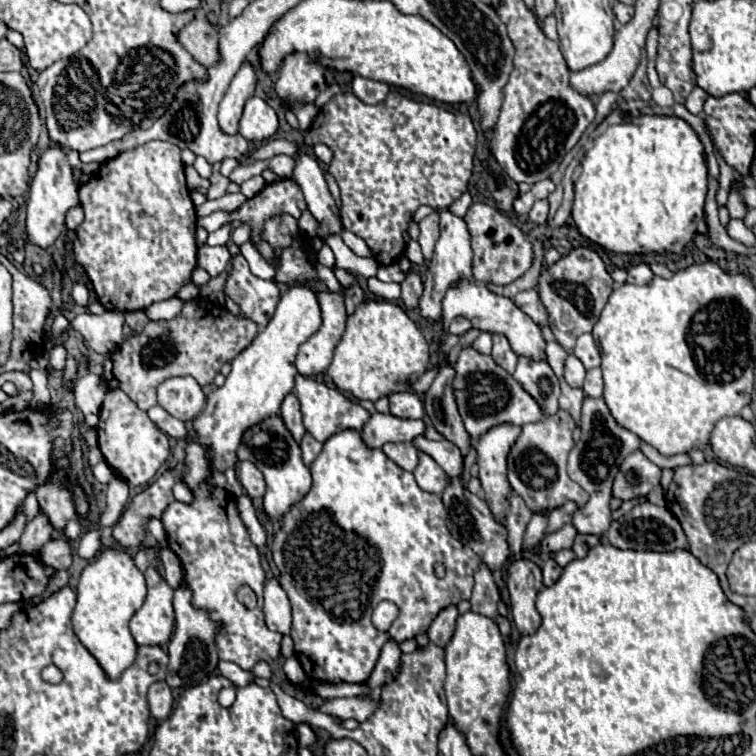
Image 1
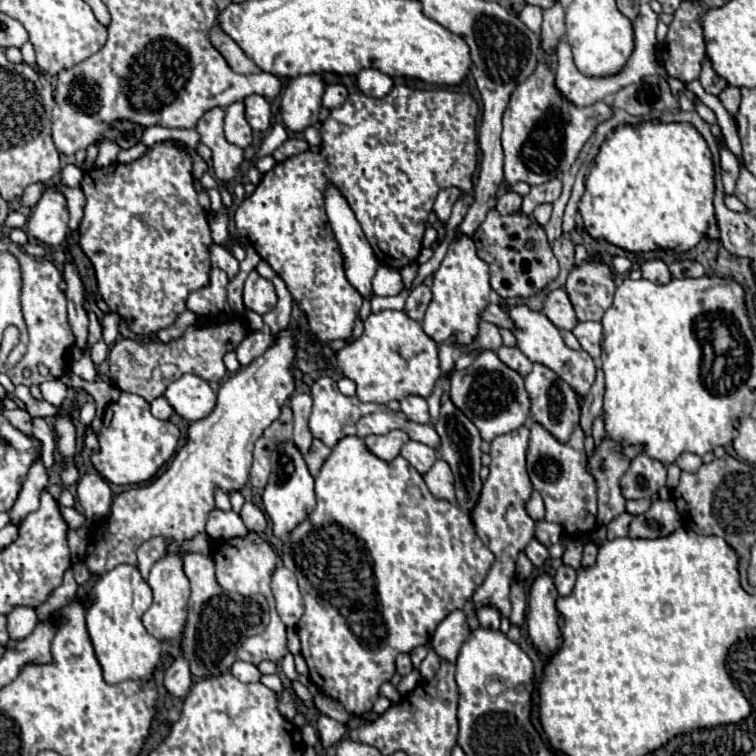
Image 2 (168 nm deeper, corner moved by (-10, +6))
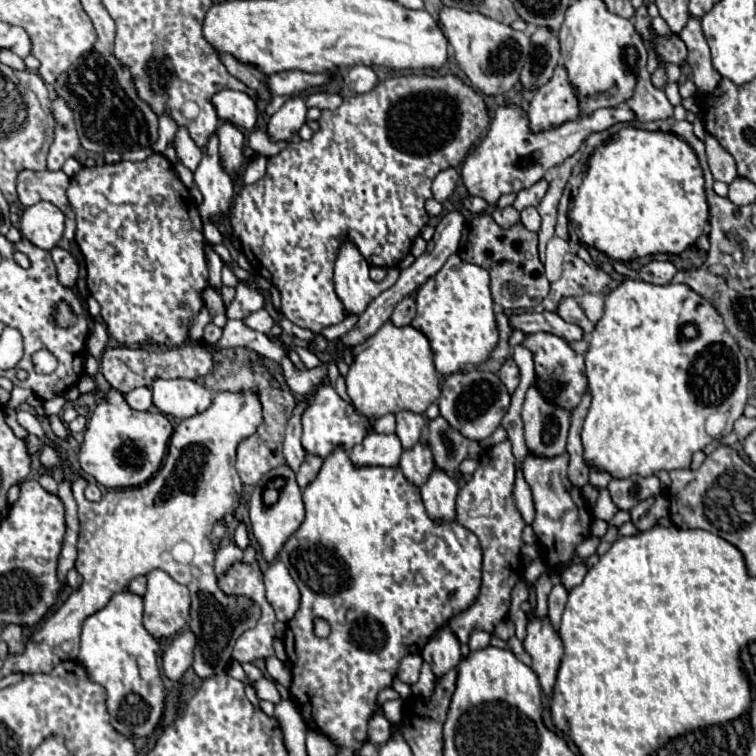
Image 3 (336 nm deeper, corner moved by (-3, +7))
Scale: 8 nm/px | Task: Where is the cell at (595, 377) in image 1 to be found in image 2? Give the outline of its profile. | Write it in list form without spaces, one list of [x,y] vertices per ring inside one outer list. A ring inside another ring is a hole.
[[[598,366],[598,374],[596,374],[596,382],[592,384],[590,392],[586,394],[584,402],[582,402],[582,416],[580,416],[580,426],[586,434],[590,434],[592,430],[592,420],[596,416],[602,416],[602,398],[604,398],[604,374],[602,368]]]

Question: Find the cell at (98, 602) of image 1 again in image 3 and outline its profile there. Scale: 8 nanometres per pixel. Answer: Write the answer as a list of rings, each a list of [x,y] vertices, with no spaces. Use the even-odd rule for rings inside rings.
[[[129,591],[113,595],[107,607],[97,611],[83,623],[81,651],[79,651],[77,663],[85,667],[93,683],[99,683],[105,687],[107,713],[111,715],[111,725],[123,735],[133,735],[133,739],[151,735],[165,709],[165,687],[163,687],[163,679],[161,679],[161,671],[157,663],[157,649],[159,649],[159,643],[143,627],[143,599]],[[129,693],[139,695],[143,703],[151,709],[151,727],[141,727],[145,725],[143,717],[141,719],[137,717],[137,721],[129,721],[127,717],[127,723],[119,721],[121,703]]]

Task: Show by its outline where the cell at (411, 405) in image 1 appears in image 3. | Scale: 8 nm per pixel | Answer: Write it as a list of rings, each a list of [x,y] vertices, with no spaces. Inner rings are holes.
[[[401,411],[397,415],[397,431],[395,433],[397,433],[403,449],[411,449],[411,445],[419,443],[421,433],[425,429],[425,423],[427,423],[427,419],[423,415],[417,415],[417,413]]]

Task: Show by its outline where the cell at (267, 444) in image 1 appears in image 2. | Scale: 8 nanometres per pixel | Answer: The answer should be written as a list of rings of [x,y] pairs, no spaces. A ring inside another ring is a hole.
[[[280,442],[276,446],[276,450],[272,452],[270,460],[272,460],[272,474],[270,474],[270,482],[264,488],[262,502],[264,502],[266,514],[272,520],[274,534],[282,538],[290,530],[294,530],[302,520],[306,520],[308,512],[316,506],[314,478],[306,466],[302,452],[292,442]]]

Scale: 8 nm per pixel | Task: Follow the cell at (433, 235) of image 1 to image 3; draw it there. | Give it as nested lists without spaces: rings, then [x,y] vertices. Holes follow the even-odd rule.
[[[451,167],[451,169],[441,171],[441,173],[433,179],[433,197],[435,197],[439,203],[443,203],[443,201],[453,193],[457,179],[459,179],[457,169]]]

